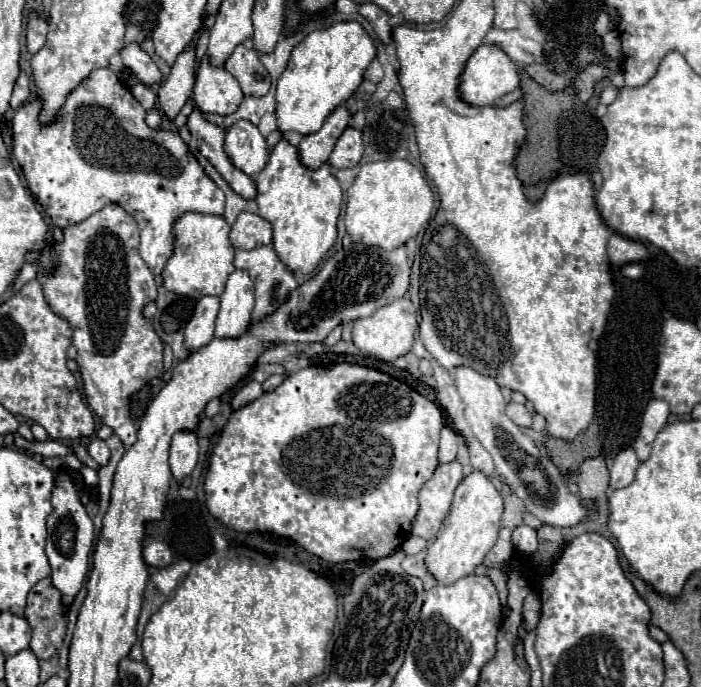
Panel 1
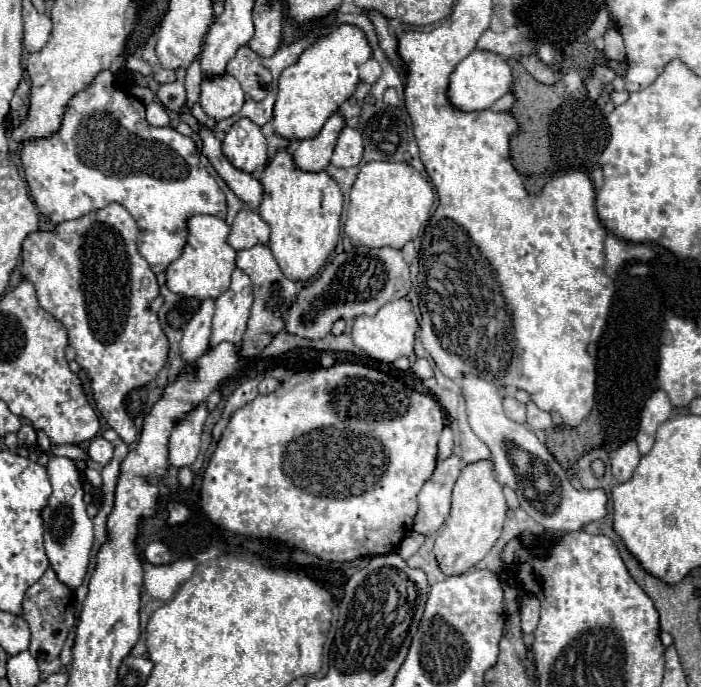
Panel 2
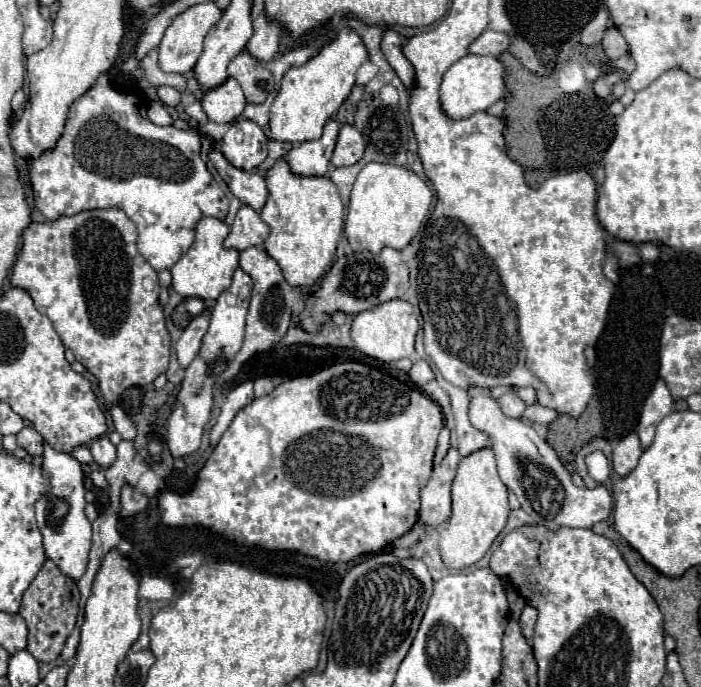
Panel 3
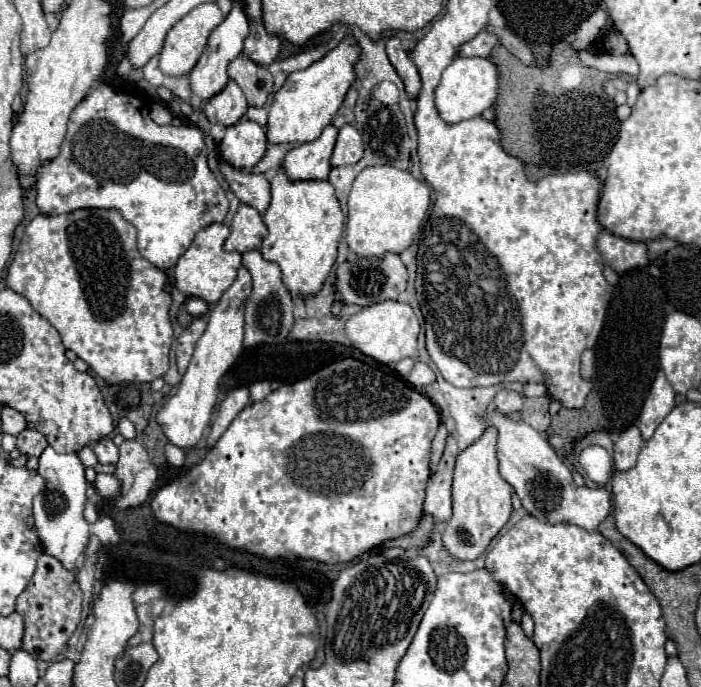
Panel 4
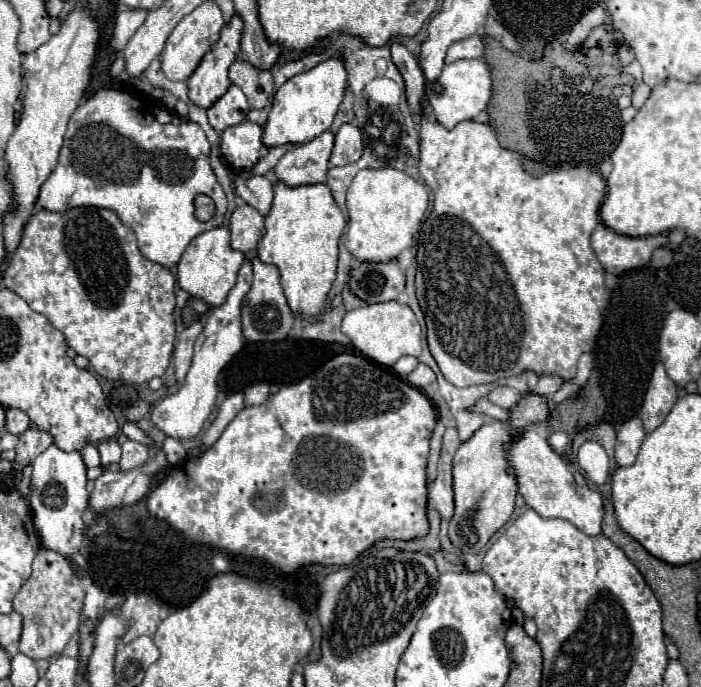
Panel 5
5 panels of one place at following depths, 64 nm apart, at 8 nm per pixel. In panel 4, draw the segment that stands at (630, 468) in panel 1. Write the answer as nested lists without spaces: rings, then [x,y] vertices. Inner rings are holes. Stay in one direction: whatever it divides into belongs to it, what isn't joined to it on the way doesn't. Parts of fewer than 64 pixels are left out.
[[[628,426],[616,440],[614,446],[614,462],[616,462],[616,470],[628,470],[632,468],[632,464],[636,464],[638,452],[642,448],[644,440],[640,436],[638,426]]]

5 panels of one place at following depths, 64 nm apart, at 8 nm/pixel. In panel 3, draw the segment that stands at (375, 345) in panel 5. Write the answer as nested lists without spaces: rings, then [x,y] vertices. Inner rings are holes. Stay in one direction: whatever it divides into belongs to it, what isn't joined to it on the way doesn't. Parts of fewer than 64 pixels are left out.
[[[390,300],[372,310],[364,310],[360,314],[356,314],[352,328],[350,328],[354,346],[362,354],[372,356],[380,362],[396,362],[400,358],[410,358],[414,354],[416,332],[418,332],[418,320],[412,312],[412,304],[408,304],[404,300]]]

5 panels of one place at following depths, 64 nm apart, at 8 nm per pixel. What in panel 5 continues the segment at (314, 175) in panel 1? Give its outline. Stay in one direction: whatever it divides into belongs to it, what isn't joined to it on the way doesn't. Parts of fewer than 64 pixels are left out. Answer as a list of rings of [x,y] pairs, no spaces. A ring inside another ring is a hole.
[[[278,182],[274,188],[274,204],[264,218],[264,226],[266,234],[258,242],[258,258],[264,264],[278,266],[284,296],[294,316],[318,322],[336,278],[338,242],[346,226],[346,218],[336,206],[330,188],[326,184],[288,188]]]

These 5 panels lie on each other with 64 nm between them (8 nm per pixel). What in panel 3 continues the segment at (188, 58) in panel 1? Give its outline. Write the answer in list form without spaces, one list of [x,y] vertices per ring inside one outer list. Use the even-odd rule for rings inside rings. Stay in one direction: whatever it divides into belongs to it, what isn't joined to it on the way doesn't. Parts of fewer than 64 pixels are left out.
[[[160,86],[160,88],[158,88],[158,96],[160,96],[160,100],[162,100],[164,104],[168,104],[168,106],[176,106],[176,104],[180,102],[180,98],[182,98],[182,94],[180,94],[178,90],[170,88],[170,86]]]

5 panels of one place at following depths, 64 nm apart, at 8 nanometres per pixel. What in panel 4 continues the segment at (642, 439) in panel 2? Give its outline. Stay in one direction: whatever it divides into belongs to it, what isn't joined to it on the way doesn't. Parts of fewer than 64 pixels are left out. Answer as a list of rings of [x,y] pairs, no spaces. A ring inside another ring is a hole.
[[[658,370],[652,388],[644,400],[640,418],[638,418],[638,426],[642,432],[644,440],[652,438],[652,432],[656,430],[656,424],[660,424],[660,420],[664,420],[664,416],[668,416],[668,412],[676,406],[676,394],[670,386],[670,382],[666,380],[664,372]]]

